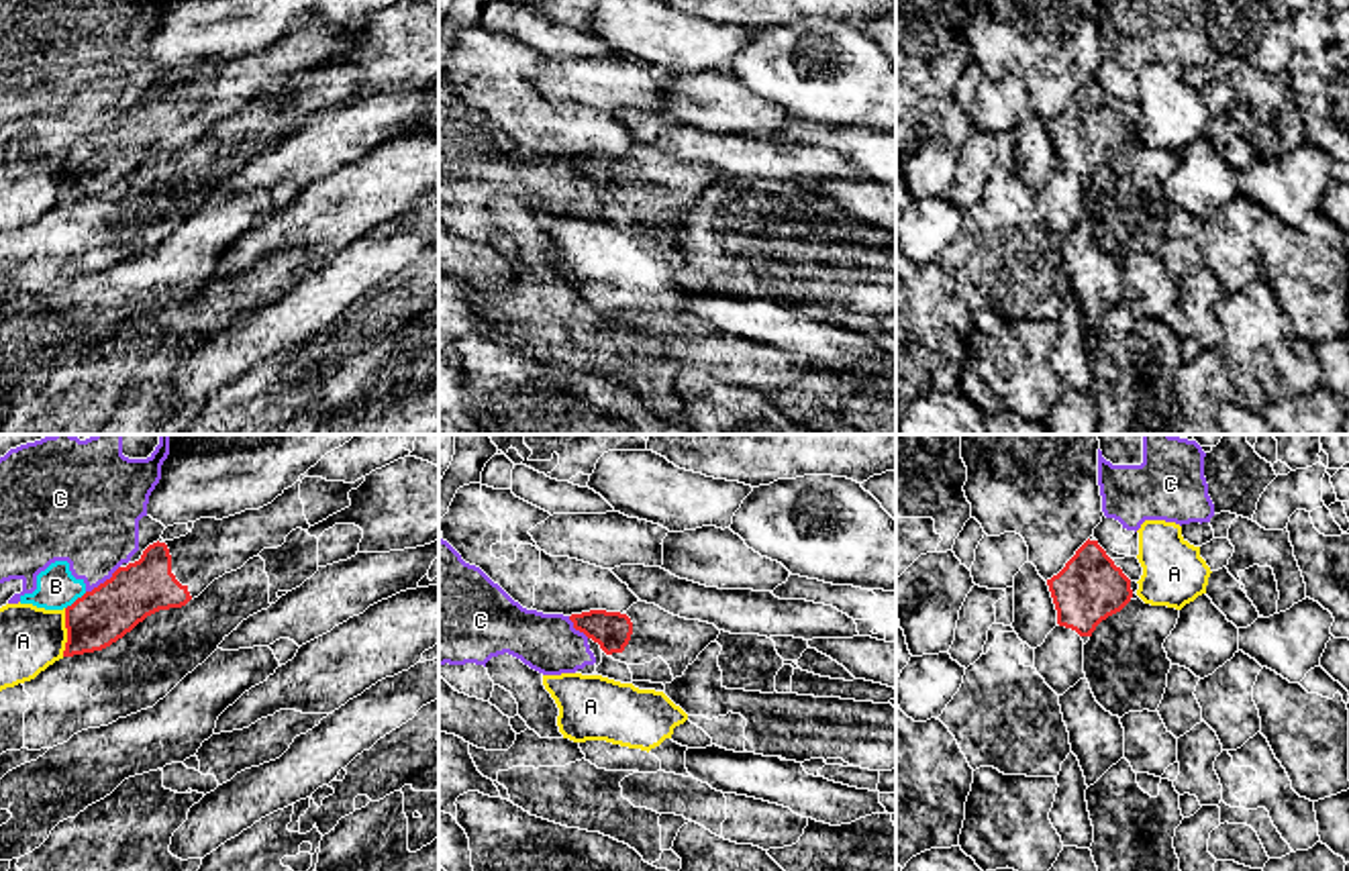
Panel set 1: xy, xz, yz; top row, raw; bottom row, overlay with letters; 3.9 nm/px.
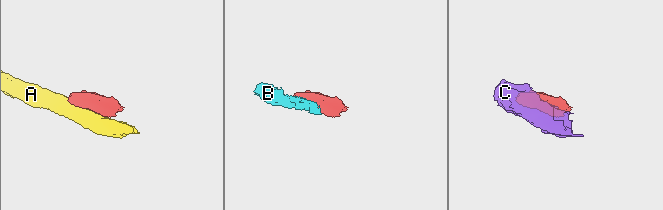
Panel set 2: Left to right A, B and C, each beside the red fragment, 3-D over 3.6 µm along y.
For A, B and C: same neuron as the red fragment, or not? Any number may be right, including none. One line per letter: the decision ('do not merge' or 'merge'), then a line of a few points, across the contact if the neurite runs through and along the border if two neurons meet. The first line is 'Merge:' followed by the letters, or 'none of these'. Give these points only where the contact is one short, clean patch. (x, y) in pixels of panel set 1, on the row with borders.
Merge: none of these
A: do not merge
B: do not merge
C: do not merge

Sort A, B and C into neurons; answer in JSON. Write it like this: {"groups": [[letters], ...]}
{"groups": [["A"], ["B", "C"]]}

